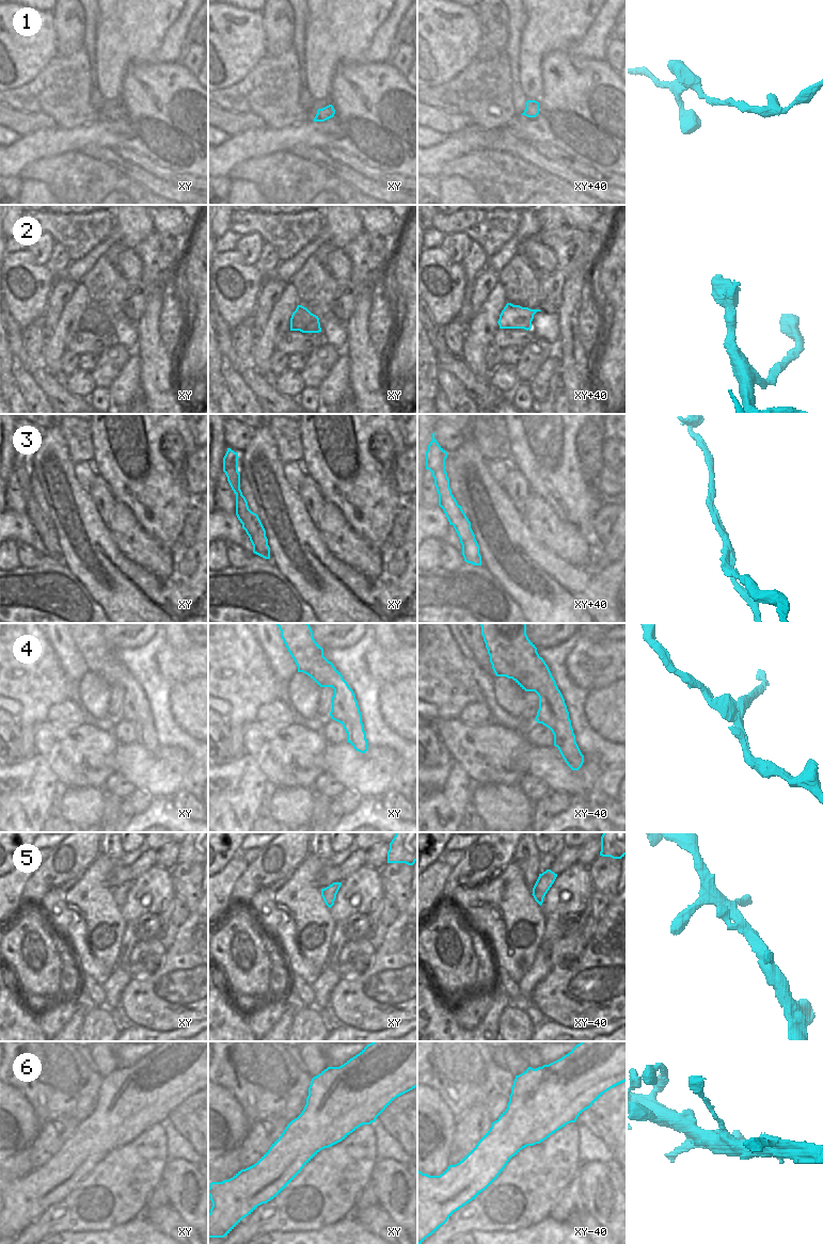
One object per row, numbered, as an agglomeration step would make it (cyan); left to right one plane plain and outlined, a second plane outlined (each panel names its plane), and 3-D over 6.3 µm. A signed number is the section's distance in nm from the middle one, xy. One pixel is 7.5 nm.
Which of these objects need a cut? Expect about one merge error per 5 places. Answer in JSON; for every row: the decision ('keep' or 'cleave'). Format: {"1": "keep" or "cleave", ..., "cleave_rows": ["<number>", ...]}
{"1": "keep", "2": "cleave", "3": "cleave", "4": "cleave", "5": "keep", "6": "keep", "cleave_rows": ["2", "3", "4"]}

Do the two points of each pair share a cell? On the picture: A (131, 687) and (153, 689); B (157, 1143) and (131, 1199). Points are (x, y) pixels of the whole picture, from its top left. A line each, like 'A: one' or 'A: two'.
A: two
B: one

